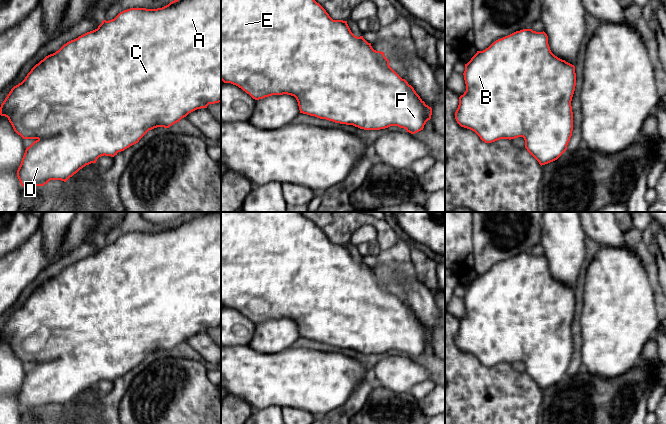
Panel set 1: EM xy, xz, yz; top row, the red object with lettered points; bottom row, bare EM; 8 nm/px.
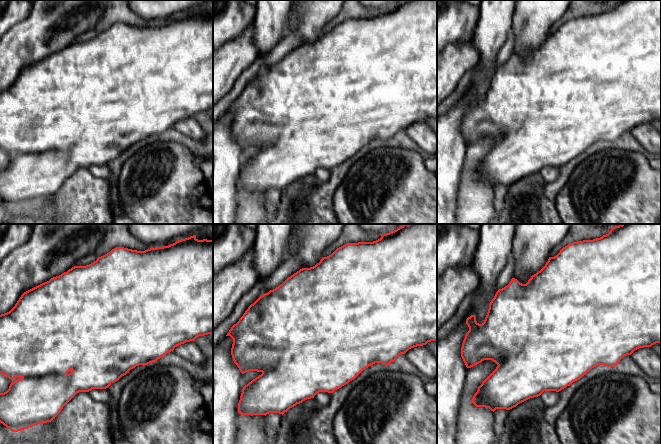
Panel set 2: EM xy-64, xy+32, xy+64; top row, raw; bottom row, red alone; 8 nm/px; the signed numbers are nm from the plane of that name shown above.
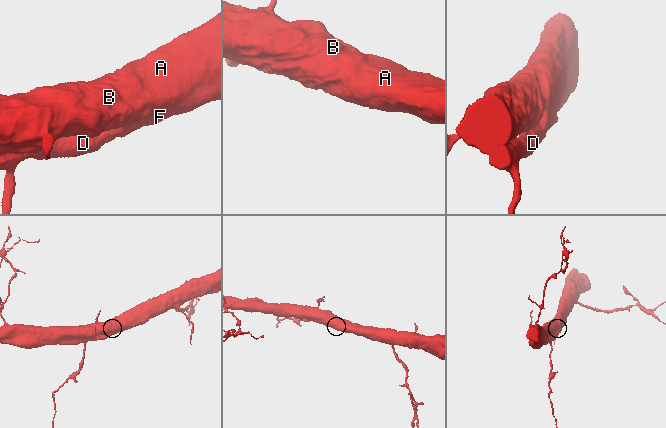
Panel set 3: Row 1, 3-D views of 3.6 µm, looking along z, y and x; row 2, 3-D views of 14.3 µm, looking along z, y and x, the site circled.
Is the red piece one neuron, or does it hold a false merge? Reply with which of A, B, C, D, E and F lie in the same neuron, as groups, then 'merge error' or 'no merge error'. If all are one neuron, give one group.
A B C D E F | no merge error

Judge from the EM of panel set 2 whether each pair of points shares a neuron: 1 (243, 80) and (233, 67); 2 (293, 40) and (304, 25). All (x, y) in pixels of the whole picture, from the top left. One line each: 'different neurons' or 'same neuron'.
1: different neurons
2: different neurons

